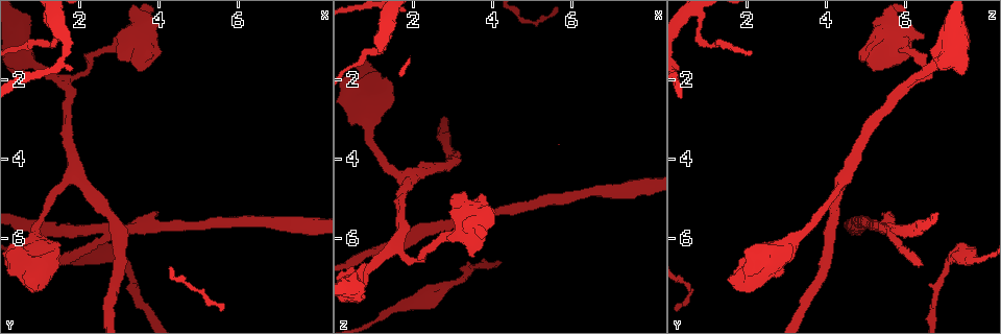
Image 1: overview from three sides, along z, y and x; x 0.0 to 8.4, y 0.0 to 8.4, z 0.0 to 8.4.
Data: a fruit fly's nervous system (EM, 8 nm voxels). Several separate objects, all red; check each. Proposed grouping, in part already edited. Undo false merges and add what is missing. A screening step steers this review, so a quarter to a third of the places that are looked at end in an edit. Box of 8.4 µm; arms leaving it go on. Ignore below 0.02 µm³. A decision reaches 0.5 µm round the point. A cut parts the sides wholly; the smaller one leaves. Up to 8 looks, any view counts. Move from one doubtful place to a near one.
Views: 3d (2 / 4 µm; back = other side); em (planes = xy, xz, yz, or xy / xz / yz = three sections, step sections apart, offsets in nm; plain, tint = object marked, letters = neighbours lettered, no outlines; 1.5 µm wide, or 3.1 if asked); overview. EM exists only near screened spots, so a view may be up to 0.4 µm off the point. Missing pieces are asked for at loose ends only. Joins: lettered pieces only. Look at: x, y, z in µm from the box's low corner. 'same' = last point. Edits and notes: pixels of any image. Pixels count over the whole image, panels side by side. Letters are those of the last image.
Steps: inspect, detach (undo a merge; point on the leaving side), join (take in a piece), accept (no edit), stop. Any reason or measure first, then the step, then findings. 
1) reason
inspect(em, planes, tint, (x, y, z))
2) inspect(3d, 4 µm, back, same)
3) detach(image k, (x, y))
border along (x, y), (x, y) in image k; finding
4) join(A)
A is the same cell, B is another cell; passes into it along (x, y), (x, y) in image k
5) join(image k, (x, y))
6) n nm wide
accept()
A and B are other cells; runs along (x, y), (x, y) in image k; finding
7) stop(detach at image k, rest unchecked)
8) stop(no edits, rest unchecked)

sudden change in width
inspect(3d, 4 µm, (2.90, 5.75, 5.60))

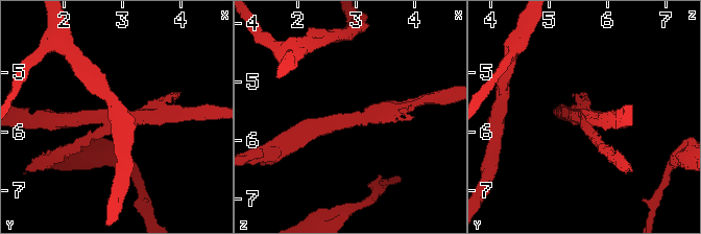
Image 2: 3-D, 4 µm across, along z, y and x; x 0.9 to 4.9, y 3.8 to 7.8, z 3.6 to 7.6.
3 arms; now the EM
inspect(em, planes, tint, (2.85, 5.75, 5.65))

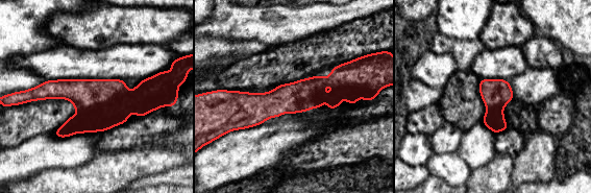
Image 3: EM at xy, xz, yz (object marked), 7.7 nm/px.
inspect(em, planes, letters, same)

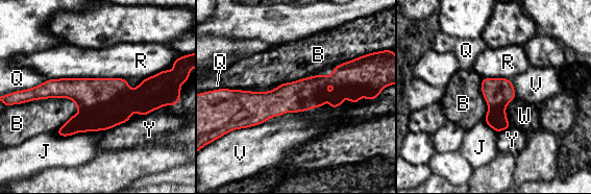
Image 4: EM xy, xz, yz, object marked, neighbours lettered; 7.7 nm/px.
detach(image 4, (119, 111))
B, J, Q, R, V, W and Y are other cells; a second neuron is stuck on

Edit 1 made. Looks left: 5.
thick end
inspect(3d, 4 µm, back, (1.45, 6.25, 2.20))

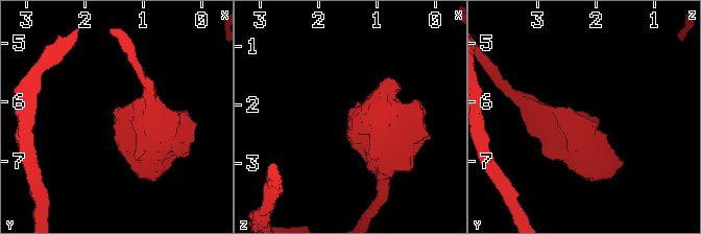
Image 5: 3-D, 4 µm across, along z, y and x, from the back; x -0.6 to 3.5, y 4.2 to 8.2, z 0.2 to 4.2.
need the tissue
inspect(em, planes, letters, (1.40, 6.30, 2.20))

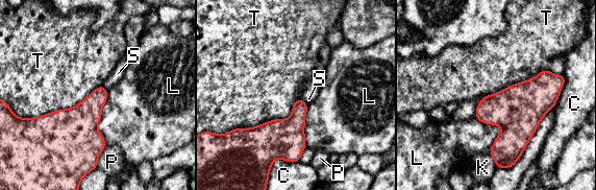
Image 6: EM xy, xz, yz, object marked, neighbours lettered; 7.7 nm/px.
accept()
C, K, L, P, S and T are other cells; border along (300, 97), (288, 118), (230, 131) in image 6; no lettered piece goes on from it

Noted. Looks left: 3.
abrupt turn
inspect(em, planes, letters, (3.20, 1.05, 5.90))

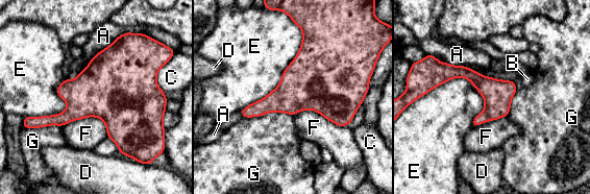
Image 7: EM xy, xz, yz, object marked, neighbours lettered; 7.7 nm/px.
accept()
A, B, C, D, E, F and G are other cells; runs along (434, 83), (466, 72), (513, 90) in image 7; continuous, no second neuron

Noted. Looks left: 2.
stop(detach at image 4, rest unchecked)

